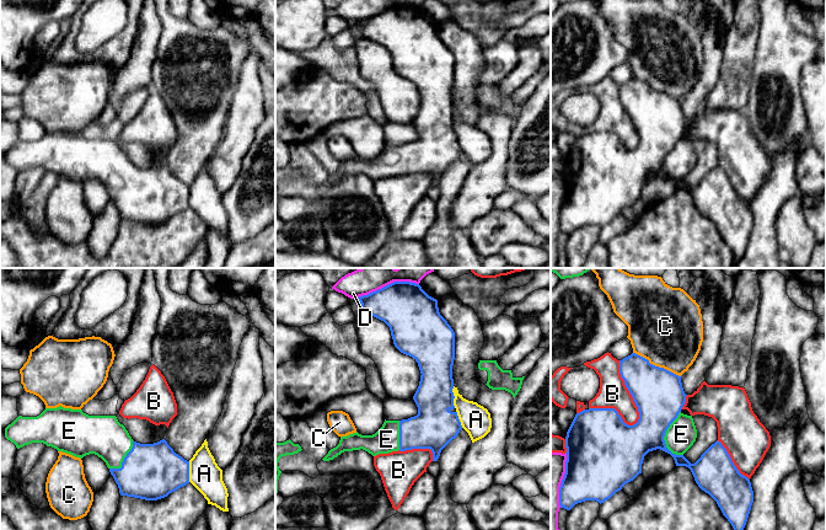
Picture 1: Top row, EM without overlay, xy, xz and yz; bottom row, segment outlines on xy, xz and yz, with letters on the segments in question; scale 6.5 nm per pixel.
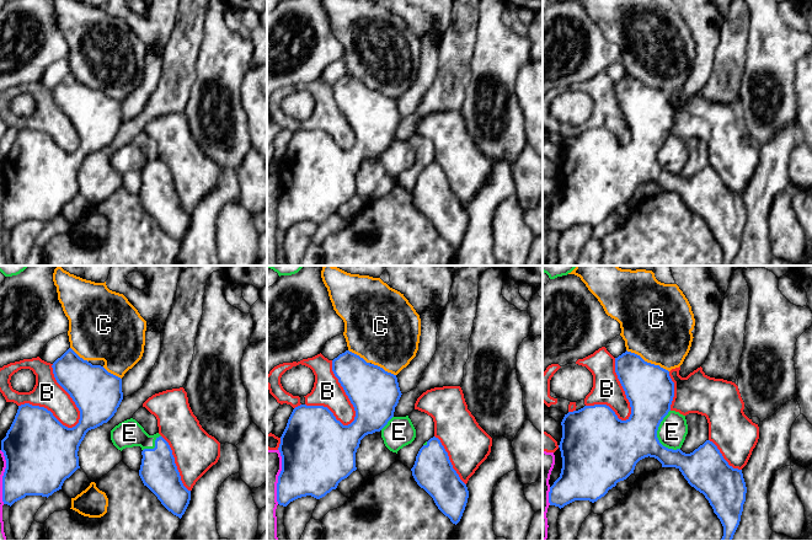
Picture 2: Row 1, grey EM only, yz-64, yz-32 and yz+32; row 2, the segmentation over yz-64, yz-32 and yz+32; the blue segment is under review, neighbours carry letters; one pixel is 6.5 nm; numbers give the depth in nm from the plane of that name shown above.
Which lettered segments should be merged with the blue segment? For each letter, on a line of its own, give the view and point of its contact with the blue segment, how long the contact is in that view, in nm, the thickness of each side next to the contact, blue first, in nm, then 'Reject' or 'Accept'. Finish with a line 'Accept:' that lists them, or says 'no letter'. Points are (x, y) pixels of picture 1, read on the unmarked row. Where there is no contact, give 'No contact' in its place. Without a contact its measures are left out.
A: Touches blue at xz (454, 122). Shared border 140 nm. Thickness 280 nm (blue) against 190 nm. Reject
B: Touches blue at yz (629, 117). Shared border 440 nm. Thickness 320 nm (blue) against 190 nm. Reject
C: Touches blue at yz (656, 91). Shared border 360 nm. Thickness 320 nm (blue) against 460 nm. Reject
D: Touches blue at xz (386, 10). Shared border 420 nm. Thickness 340 nm (blue) against 150 nm. Reject
E: Touches blue at yz (664, 159). Shared border 300 nm. Thickness 320 nm (blue) against 200 nm. Accept
Accept: E

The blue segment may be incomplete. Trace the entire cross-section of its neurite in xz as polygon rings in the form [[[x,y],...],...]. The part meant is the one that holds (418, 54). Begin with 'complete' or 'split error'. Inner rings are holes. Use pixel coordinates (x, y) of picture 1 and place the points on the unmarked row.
split error; [[[393,6],[376,16],[356,22],[363,37],[384,45],[391,55],[395,71],[412,81],[419,91],[420,106],[413,121],[418,139],[402,145],[386,145],[372,160],[358,156],[342,161],[339,168],[322,183],[329,186],[344,176],[365,175],[372,181],[392,176],[430,173],[433,186],[438,186],[441,175],[457,161],[462,154],[457,136],[454,136],[452,90],[455,84],[455,57],[440,39],[438,25],[429,21],[419,9]]]

